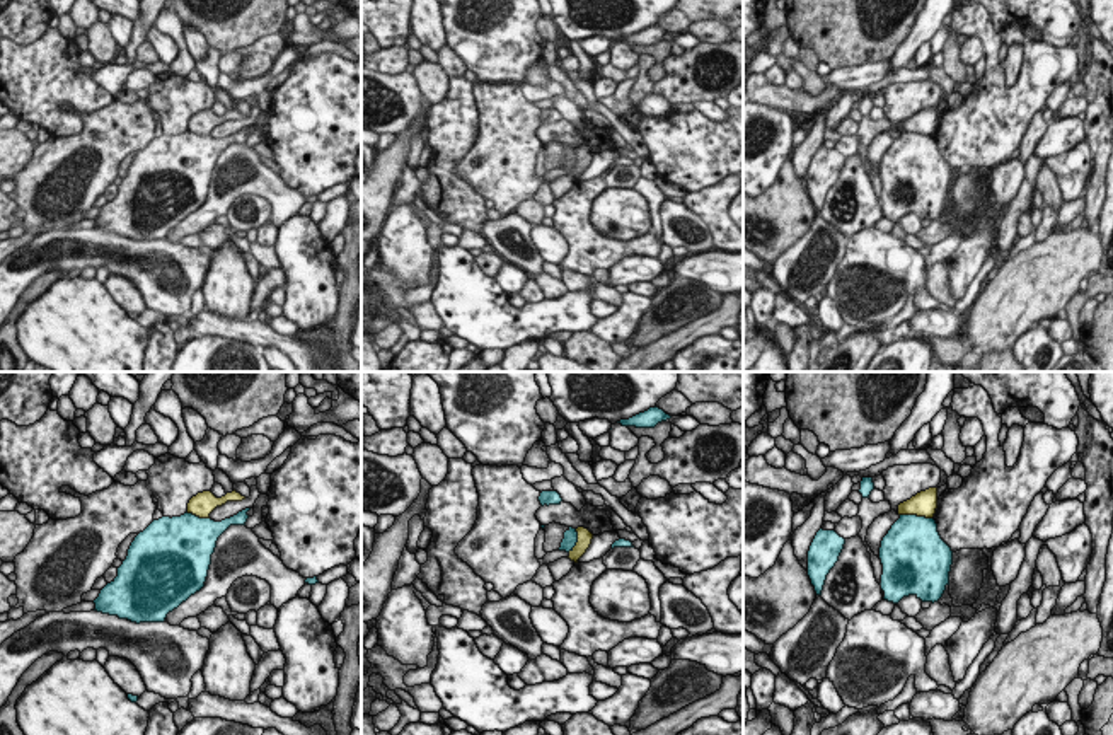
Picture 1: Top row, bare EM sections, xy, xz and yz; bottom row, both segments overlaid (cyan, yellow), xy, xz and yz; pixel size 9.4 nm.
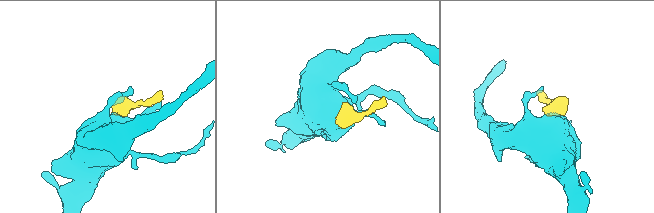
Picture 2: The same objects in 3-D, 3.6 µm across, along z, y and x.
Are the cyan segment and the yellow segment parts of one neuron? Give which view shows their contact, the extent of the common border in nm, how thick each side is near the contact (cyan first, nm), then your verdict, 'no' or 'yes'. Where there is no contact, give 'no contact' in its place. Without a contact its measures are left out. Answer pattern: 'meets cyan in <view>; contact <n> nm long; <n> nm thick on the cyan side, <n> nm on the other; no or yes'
meets cyan in yz; contact 300 nm long; 480 nm thick on the cyan side, 240 nm on the other; no

